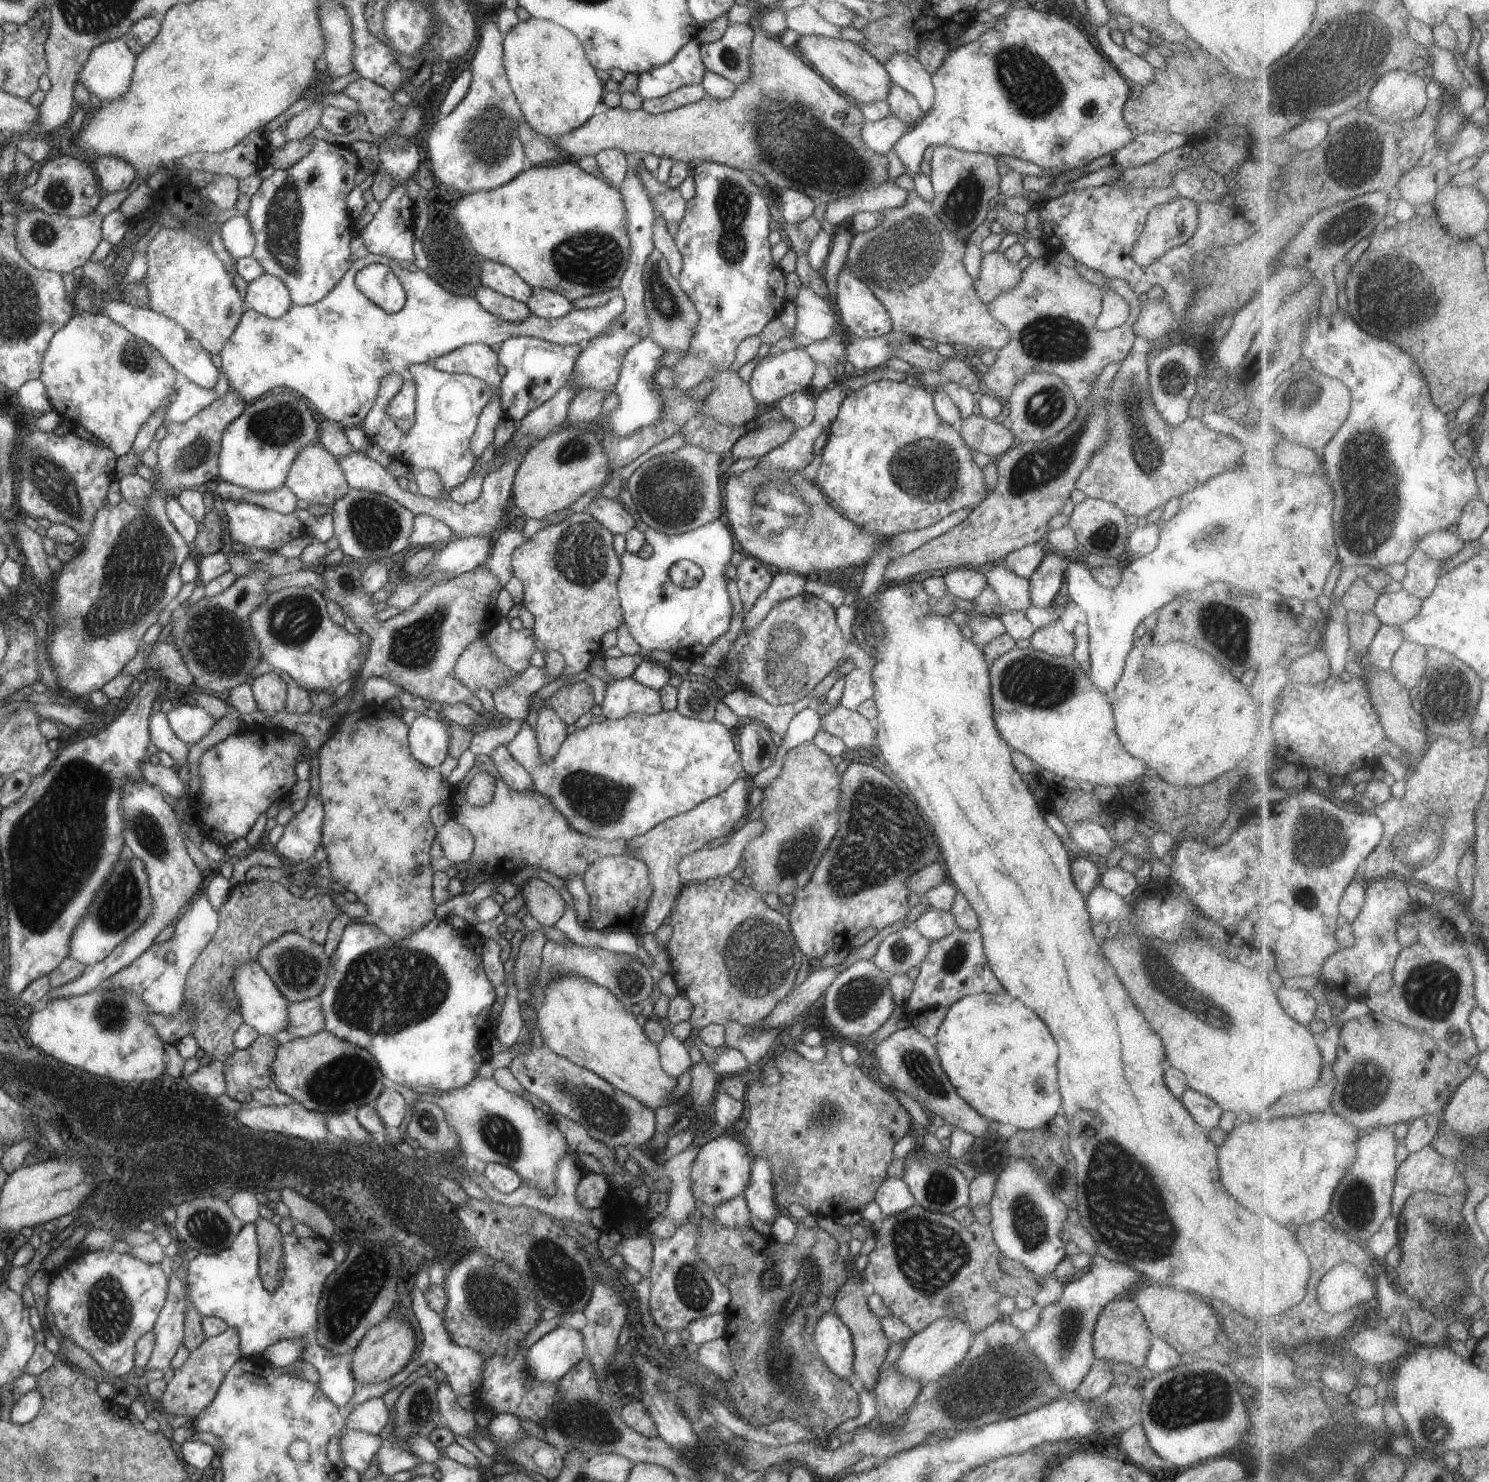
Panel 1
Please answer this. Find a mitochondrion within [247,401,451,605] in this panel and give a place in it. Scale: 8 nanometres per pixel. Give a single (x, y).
(375, 526)

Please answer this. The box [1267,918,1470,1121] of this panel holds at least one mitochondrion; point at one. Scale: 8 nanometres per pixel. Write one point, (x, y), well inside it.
(1432, 990)

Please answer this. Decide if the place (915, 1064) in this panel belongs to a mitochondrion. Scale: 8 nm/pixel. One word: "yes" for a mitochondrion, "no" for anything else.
yes

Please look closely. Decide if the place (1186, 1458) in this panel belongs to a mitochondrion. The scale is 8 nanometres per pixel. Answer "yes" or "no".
no

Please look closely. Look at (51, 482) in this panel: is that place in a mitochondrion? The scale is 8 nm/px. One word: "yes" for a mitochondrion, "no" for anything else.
yes

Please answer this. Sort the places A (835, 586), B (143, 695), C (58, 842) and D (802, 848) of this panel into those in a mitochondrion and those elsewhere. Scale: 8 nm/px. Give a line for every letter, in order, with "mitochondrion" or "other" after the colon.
A: other
B: other
C: mitochondrion
D: mitochondrion

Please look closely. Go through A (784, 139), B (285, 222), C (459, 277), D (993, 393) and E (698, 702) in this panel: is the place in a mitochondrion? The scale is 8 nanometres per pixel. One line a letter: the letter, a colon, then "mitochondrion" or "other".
A: mitochondrion
B: mitochondrion
C: other
D: other
E: mitochondrion

